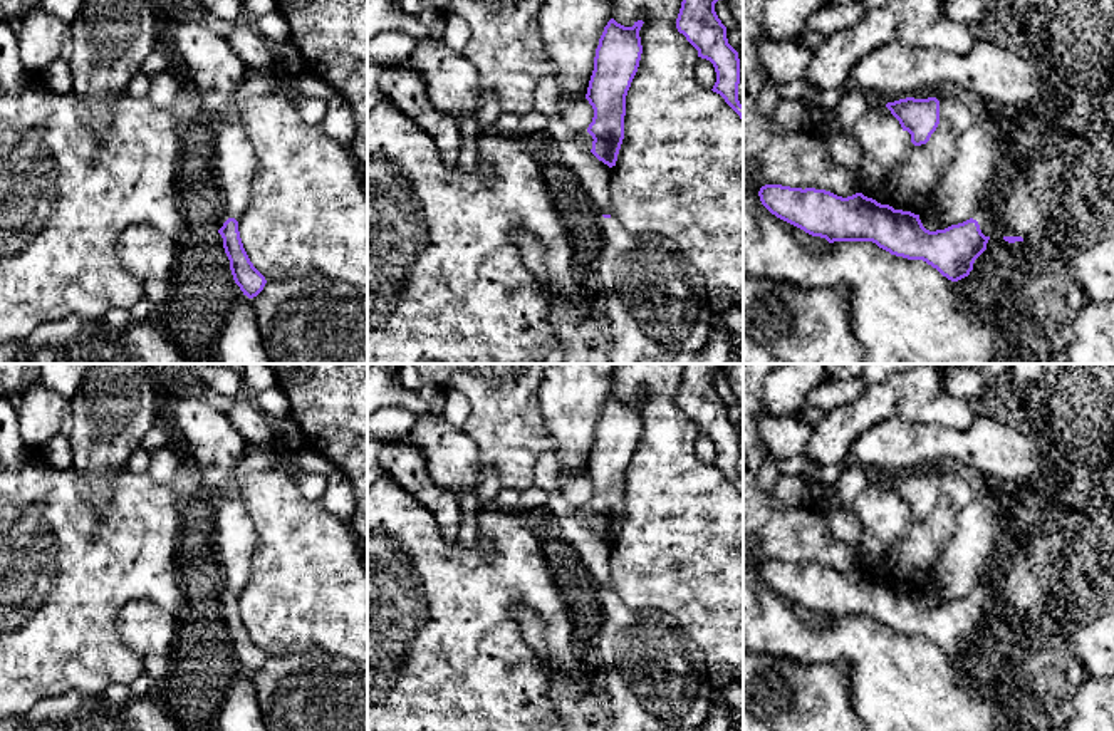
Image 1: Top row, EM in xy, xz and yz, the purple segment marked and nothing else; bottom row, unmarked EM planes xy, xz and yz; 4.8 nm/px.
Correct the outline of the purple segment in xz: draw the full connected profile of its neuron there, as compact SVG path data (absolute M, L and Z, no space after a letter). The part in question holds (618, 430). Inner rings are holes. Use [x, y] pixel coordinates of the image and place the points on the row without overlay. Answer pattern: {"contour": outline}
{"contour": "M611 394L596 424L586 469L594 485L587 508L594 515L591 528L609 543L616 542L624 515L626 471L643 429L643 399L638 396L632 402L624 402Z"}

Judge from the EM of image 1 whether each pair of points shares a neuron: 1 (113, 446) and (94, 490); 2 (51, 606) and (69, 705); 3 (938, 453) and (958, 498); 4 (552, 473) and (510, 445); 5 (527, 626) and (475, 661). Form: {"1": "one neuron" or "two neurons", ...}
{"1": "one neuron", "2": "two neurons", "3": "two neurons", "4": "two neurons", "5": "two neurons"}

